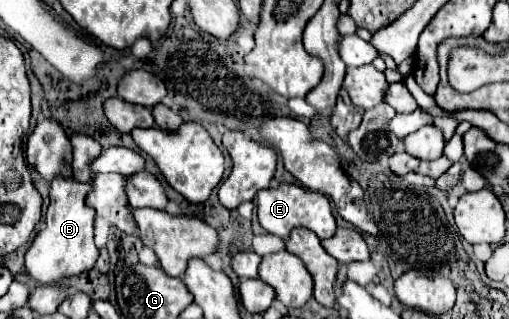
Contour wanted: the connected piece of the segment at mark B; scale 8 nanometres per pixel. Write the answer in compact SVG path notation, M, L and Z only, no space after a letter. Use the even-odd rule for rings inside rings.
M57 175L51 181L51 193L49 193L51 203L45 215L45 229L37 233L25 255L27 273L39 283L59 283L65 277L81 275L83 271L93 269L99 257L99 249L95 247L93 241L95 211L85 205L85 195L91 189L93 189L91 185L79 183L73 177L65 179L63 175Z

